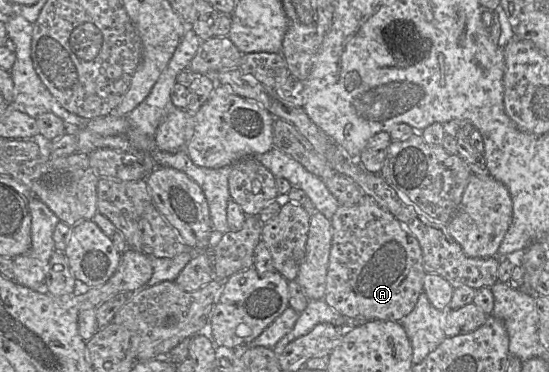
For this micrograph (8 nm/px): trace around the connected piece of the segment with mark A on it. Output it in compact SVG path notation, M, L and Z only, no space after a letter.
M368 195L354 205L339 205L331 226L326 303L348 320L399 322L407 316L423 292L426 274L415 236Z

